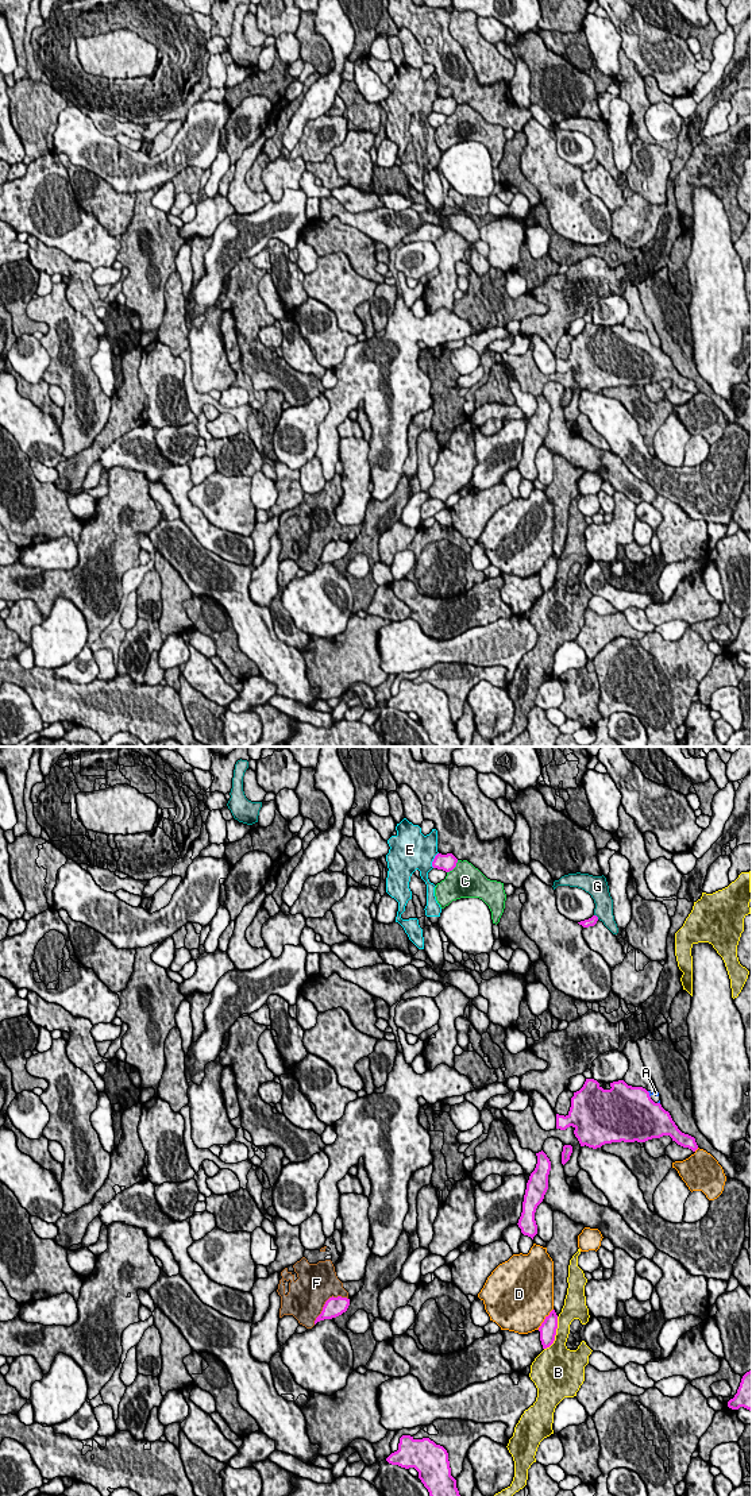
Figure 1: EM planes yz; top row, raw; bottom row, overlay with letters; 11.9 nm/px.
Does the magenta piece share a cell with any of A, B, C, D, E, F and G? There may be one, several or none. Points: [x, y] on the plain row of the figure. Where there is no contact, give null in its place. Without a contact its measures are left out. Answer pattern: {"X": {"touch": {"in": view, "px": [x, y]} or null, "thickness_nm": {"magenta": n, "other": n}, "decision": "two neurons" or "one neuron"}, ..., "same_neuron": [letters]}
{"A": {"touch": {"in": "yz", "px": [648, 338]}, "thickness_nm": {"magenta": 500, "other": 60}, "decision": "two neurons"}, "B": {"touch": {"in": "yz", "px": [555, 578]}, "thickness_nm": {"magenta": 190, "other": 280}, "decision": "two neurons"}, "C": {"touch": {"in": "yz", "px": [454, 111]}, "thickness_nm": {"magenta": 200, "other": 400}, "decision": "two neurons"}, "D": {"touch": {"in": "yz", "px": [544, 563]}, "thickness_nm": {"magenta": 190, "other": 480}, "decision": "two neurons"}, "E": {"touch": {"in": "yz", "px": [434, 104]}, "thickness_nm": {"magenta": 200, "other": 420}, "decision": "two neurons"}, "F": {"touch": {"in": "yz", "px": [326, 546]}, "thickness_nm": {"magenta": 240, "other": 460}, "decision": "two neurons"}, "G": {"touch": {"in": "yz", "px": [597, 161]}, "thickness_nm": {"magenta": 100, "other": 220}, "decision": "two neurons"}, "same_neuron": []}

